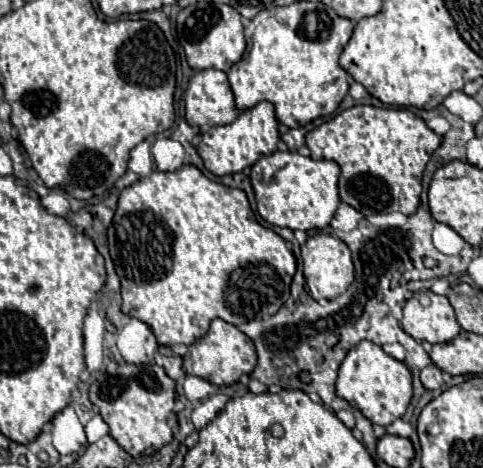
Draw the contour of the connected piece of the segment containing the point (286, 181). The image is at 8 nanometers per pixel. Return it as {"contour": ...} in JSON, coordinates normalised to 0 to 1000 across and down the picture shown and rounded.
{"contour":[[[569,325],[561,333],[540,333],[520,359],[520,393],[528,406],[532,453],[540,466],[565,483],[594,483],[602,491],[669,491],[681,483],[694,449],[702,444],[702,355],[685,342],[648,342],[615,325]]]}

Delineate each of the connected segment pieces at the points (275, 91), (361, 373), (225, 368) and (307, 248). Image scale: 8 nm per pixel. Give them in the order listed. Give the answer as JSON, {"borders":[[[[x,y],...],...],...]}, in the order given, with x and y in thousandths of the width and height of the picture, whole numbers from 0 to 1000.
{"borders":[[[[607,4],[607,9],[611,13],[578,17],[582,30],[573,34],[565,21],[561,26],[545,21],[520,43],[520,51],[507,60],[511,111],[491,137],[482,137],[470,162],[495,235],[524,231],[528,222],[553,214],[569,222],[573,256],[582,265],[598,274],[619,274],[652,252],[689,244],[702,218],[714,209],[723,179],[718,179],[718,154],[702,141],[702,120],[731,73],[731,47],[698,34],[669,4]]],[[[752,726],[723,748],[723,756],[714,761],[702,786],[698,846],[735,863],[752,880],[752,889],[764,893],[772,906],[805,910],[818,893],[830,893],[839,885],[851,859],[855,846],[851,795],[834,774],[797,756],[789,739]]],[[[445,679],[420,722],[412,722],[404,735],[391,739],[387,756],[379,761],[379,791],[383,799],[412,803],[445,825],[474,825],[487,821],[503,799],[520,799],[532,778],[532,752],[524,739],[524,726],[507,718],[491,697]]],[[[652,500],[644,504],[627,526],[623,526],[623,547],[627,547],[627,585],[631,585],[631,607],[640,615],[640,628],[652,641],[665,637],[698,637],[710,628],[727,603],[731,603],[731,560],[727,560],[727,534],[718,521],[689,500]]]]}

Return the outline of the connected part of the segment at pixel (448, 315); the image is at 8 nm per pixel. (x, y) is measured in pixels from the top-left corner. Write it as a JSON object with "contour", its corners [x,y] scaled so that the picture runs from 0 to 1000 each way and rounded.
{"contour":[[[892,620],[863,624],[843,641],[843,650],[834,654],[830,701],[851,722],[867,731],[884,726],[892,735],[930,731],[954,705],[925,632],[896,628]]]}

